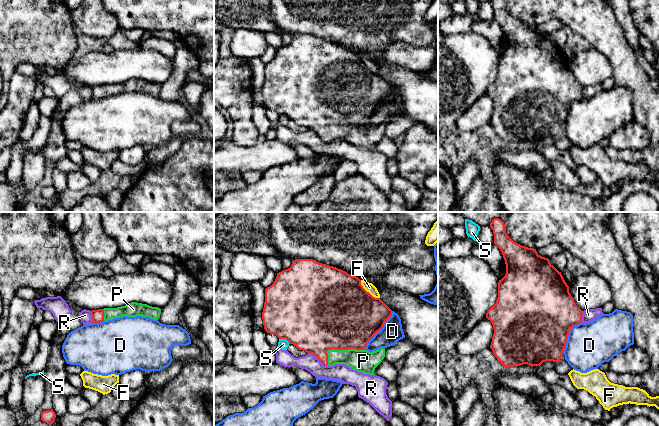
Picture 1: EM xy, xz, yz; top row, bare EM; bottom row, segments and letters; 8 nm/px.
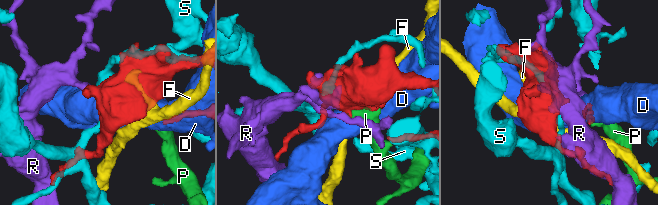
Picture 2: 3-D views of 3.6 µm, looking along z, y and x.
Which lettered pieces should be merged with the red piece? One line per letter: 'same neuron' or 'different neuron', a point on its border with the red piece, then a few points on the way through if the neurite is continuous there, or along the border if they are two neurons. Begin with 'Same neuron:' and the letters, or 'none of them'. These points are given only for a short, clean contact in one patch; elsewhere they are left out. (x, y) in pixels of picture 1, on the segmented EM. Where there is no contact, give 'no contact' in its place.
Same neuron: P
D: different neuron; meets red in xz at (378, 331)
F: different neuron; meets red in xz at (368, 292)
P: same neuron; meets red in xz at (337, 349)
R: different neuron; meets red in xz at (317, 357)
S: different neuron; meets red in xz at (284, 338)

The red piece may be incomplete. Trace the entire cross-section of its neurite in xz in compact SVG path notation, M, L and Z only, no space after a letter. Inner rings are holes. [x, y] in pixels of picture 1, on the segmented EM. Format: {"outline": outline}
{"outline": "M313 259L293 260L290 268L277 273L273 284L265 289L262 312L267 333L313 354L324 366L345 364L369 375L375 375L385 348L373 352L365 348L391 316L392 310L367 292L358 277Z"}

